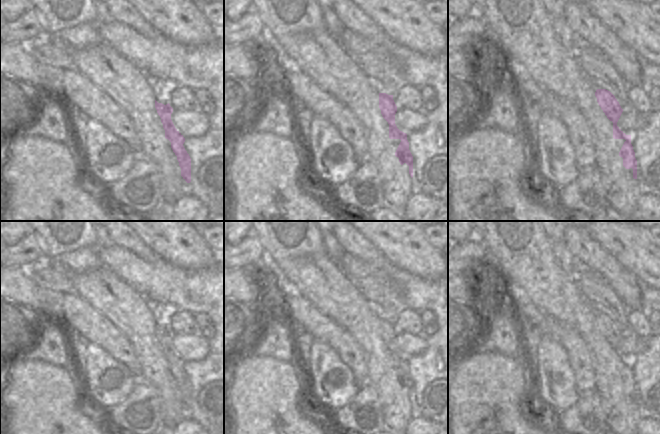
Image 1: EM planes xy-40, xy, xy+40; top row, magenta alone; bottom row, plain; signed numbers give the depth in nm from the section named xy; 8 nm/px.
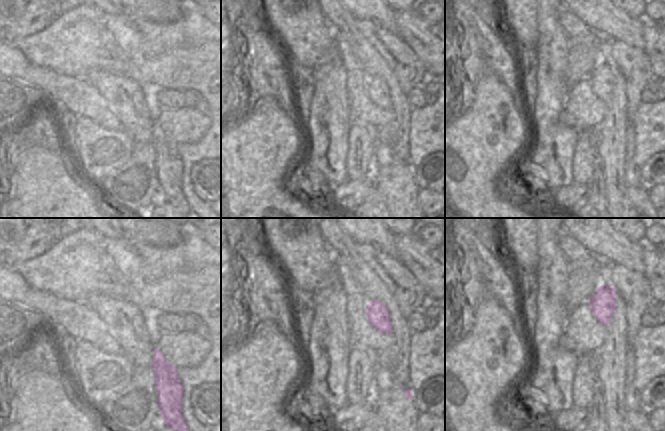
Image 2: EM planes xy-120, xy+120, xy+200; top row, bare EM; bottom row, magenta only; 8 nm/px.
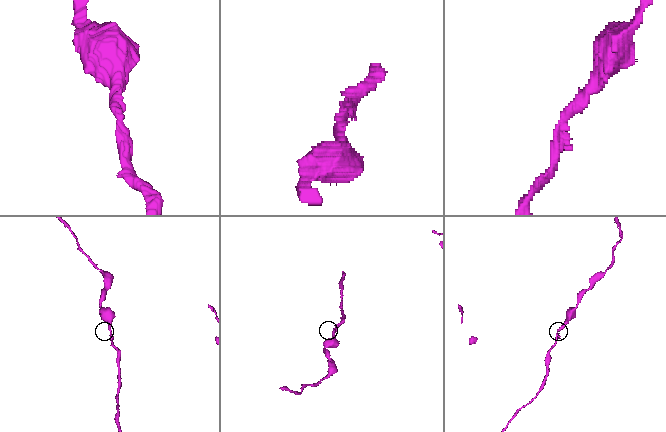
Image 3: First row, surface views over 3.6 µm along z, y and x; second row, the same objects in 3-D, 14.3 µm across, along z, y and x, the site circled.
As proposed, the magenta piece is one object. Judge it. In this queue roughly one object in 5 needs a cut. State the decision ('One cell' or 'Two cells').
One cell.

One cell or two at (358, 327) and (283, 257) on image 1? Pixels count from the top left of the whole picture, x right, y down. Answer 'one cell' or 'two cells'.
one cell

